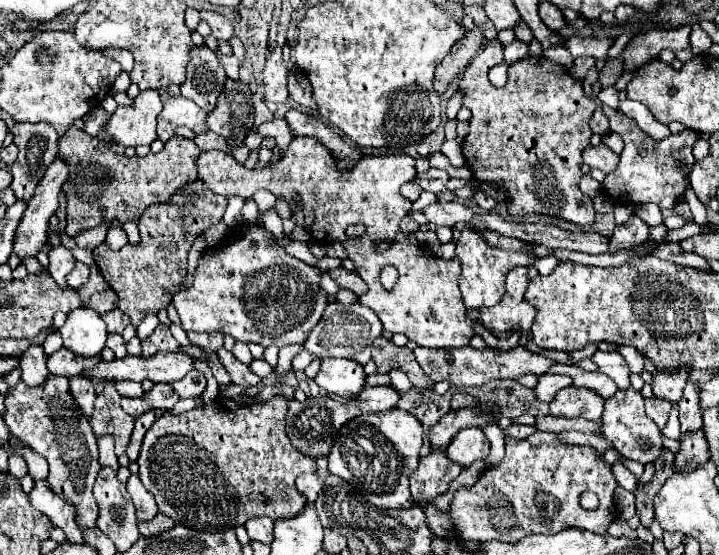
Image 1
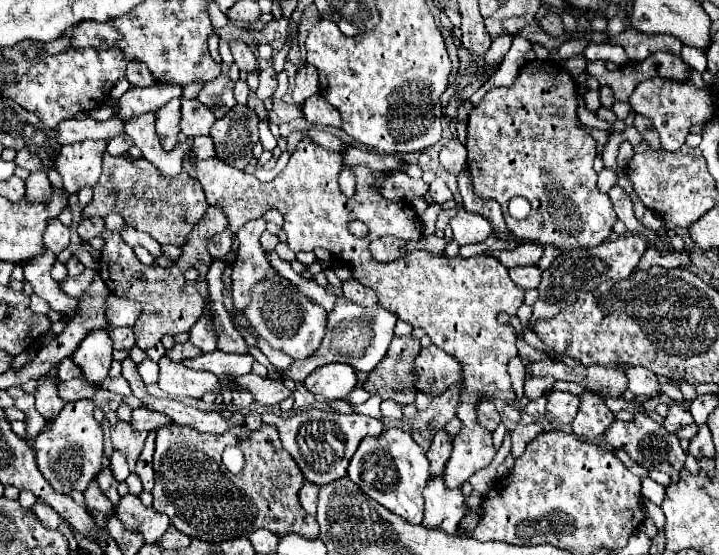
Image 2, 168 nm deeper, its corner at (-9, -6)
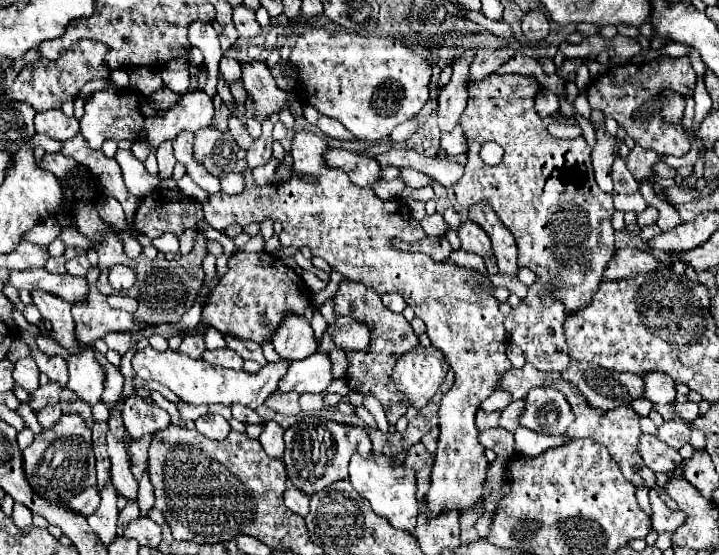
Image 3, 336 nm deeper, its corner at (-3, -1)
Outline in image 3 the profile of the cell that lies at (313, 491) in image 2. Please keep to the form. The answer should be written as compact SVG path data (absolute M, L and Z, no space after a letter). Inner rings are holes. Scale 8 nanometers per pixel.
M290 481L286 485L286 491L284 491L284 503L290 511L298 513L300 517L306 517L308 515L308 503L310 503L310 497L306 493L300 493L300 489L296 489Z

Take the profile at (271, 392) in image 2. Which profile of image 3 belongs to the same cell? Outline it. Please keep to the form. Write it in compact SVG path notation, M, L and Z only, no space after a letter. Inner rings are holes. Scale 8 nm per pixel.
M274 393L272 397L268 397L266 405L270 409L274 409L276 413L284 413L284 415L298 415L300 413L300 405L298 405L298 393Z

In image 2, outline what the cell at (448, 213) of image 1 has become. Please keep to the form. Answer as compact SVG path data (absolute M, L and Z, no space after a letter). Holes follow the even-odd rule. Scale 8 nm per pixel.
M460 210L452 220L450 226L454 230L454 240L464 246L464 244L476 244L476 242L484 242L490 232L492 226L486 218L478 216L478 214L470 214L466 210Z

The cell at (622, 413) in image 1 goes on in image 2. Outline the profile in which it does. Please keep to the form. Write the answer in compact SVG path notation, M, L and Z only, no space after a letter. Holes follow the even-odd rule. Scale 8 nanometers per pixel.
M634 414L632 422L616 420L604 434L604 440L612 448L622 448L630 454L632 460L636 460L640 466L646 466L648 470L660 470L668 476L678 476L680 470L686 464L686 452L680 448L680 440L674 434L666 434L660 424L650 420L646 414Z

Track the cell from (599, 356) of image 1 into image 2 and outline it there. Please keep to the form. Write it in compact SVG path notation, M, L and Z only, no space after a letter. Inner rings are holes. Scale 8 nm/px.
M624 370L624 374L628 374L628 388L634 396L662 396L660 384L656 376L650 374L650 370Z

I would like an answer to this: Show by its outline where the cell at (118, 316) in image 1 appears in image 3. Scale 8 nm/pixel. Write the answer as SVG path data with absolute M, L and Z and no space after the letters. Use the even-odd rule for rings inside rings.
M108 333L108 337L104 337L108 349L118 351L120 355L124 355L130 349L130 335L128 333Z

